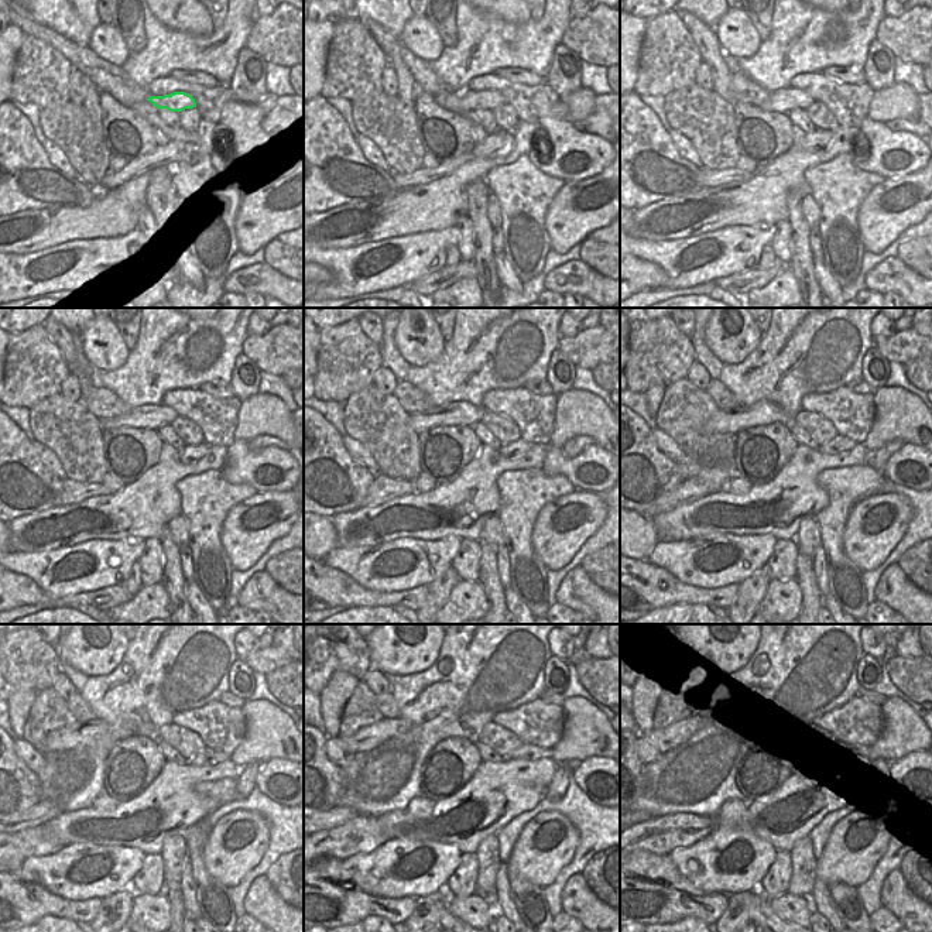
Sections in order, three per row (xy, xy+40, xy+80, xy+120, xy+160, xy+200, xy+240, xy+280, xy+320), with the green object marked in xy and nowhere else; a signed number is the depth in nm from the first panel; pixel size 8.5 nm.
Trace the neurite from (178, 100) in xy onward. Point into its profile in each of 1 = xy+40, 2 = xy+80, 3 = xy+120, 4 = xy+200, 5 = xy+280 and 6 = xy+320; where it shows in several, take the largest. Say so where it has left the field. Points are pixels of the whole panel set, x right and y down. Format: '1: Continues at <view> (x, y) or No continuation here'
1: Continues at xy+40 (470, 100)
2: Continues at xy+80 (783, 100)
3: Continues at xy+120 (146, 417)
4: Continues at xy+200 (763, 413)
5: Continues at xy+280 (374, 735)
6: Continues at xy+320 (667, 739).

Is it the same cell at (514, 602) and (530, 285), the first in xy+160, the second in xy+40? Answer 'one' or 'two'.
two

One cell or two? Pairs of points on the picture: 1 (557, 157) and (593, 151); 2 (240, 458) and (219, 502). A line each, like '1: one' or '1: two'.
1: one
2: two

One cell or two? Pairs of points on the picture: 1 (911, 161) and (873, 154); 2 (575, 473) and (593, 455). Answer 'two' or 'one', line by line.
1: one
2: one

